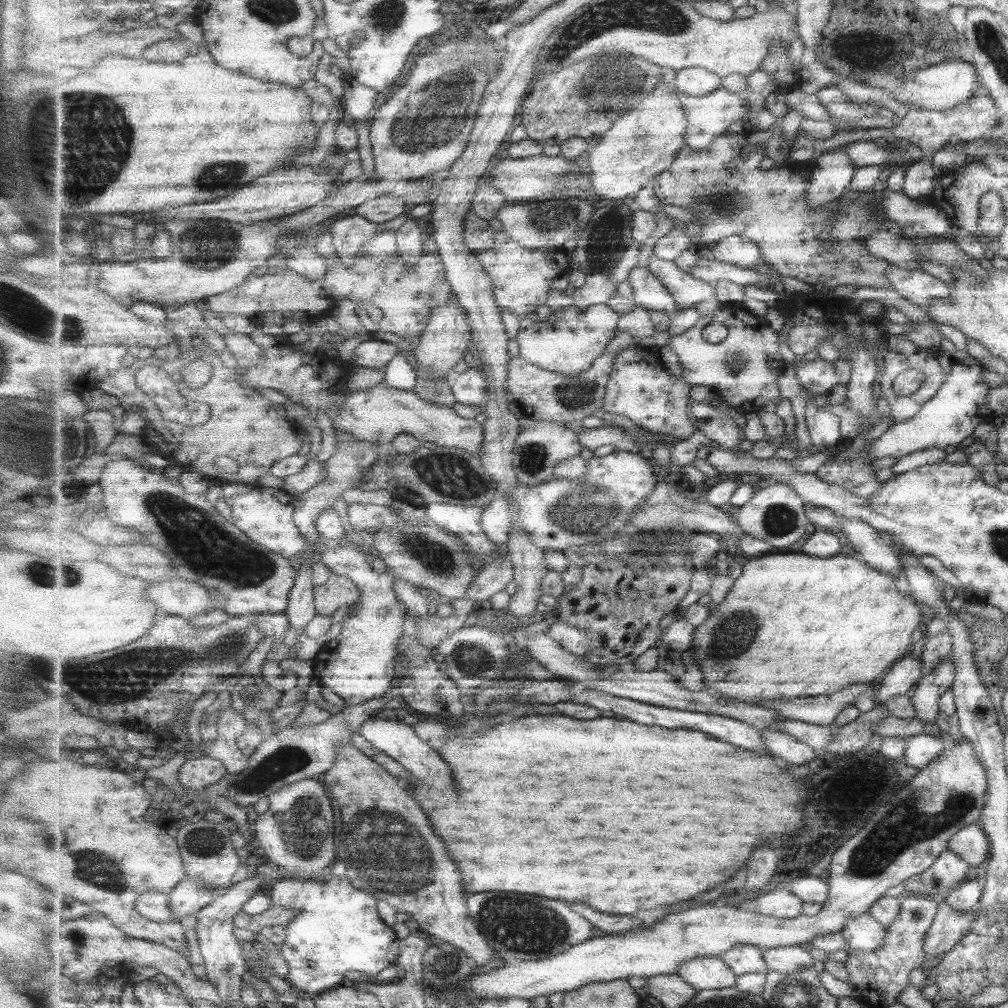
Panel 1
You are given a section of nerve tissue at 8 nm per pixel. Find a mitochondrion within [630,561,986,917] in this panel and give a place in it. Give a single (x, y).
(880, 849)

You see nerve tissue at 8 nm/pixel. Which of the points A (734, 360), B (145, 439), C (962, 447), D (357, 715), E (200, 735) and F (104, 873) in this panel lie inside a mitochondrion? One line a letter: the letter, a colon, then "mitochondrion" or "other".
A: mitochondrion
B: other
C: other
D: other
E: other
F: mitochondrion

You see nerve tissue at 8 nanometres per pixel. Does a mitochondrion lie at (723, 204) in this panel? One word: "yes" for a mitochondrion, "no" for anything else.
yes

